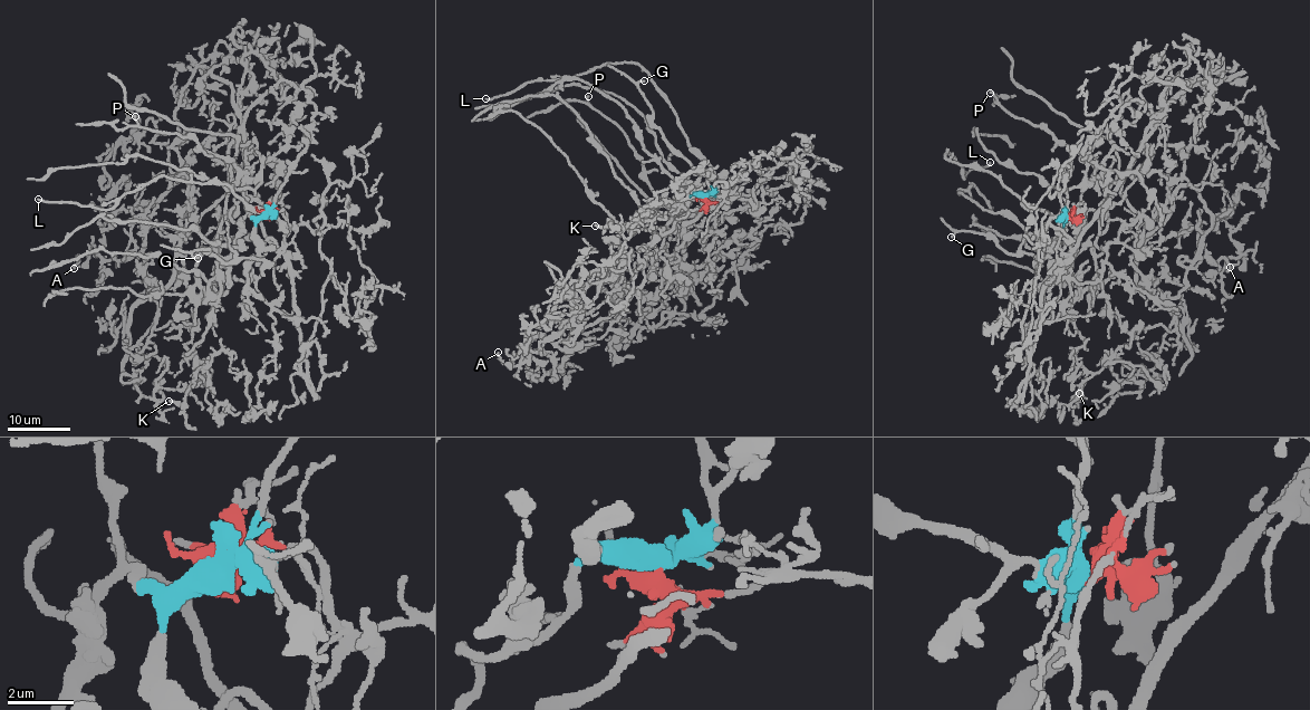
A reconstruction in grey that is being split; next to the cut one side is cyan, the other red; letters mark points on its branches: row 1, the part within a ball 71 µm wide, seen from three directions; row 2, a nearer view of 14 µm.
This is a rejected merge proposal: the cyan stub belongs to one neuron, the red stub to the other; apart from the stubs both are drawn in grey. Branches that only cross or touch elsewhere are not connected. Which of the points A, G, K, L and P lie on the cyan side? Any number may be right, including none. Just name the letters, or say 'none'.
G, L, P

